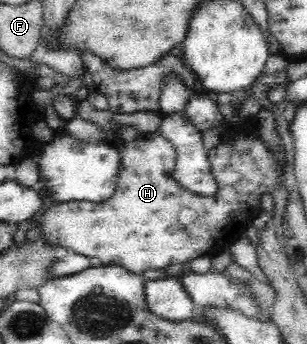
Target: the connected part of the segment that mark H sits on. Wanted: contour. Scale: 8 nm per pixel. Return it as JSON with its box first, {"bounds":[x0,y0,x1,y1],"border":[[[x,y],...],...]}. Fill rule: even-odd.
{"bounds":[38,119,285,275],"border":[[[246,119],[246,123],[240,127],[228,128],[223,132],[221,142],[208,150],[210,168],[217,184],[217,191],[210,196],[186,192],[174,182],[175,151],[171,142],[159,132],[138,133],[134,140],[125,141],[124,146],[118,150],[121,152],[122,166],[118,172],[116,194],[104,204],[88,201],[46,202],[38,212],[38,230],[40,240],[49,246],[64,246],[66,250],[74,250],[74,254],[81,254],[86,258],[96,256],[103,265],[124,267],[128,272],[138,275],[146,270],[162,270],[170,264],[186,264],[206,254],[213,256],[228,248],[252,224],[252,214],[260,207],[262,194],[269,194],[274,183],[282,179],[285,166],[279,166],[272,160],[261,138],[258,138],[251,119]],[[184,210],[190,210],[192,216],[186,216]]]}

